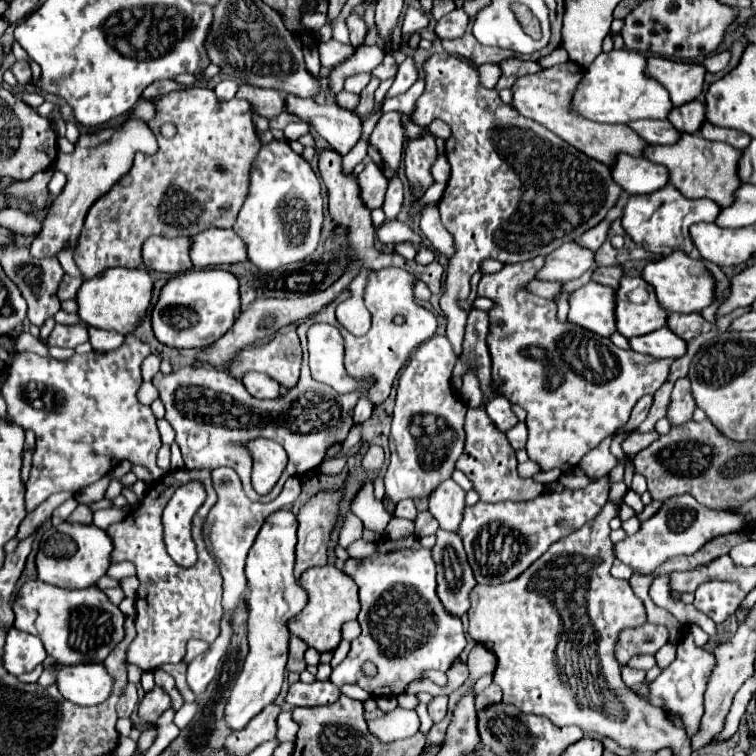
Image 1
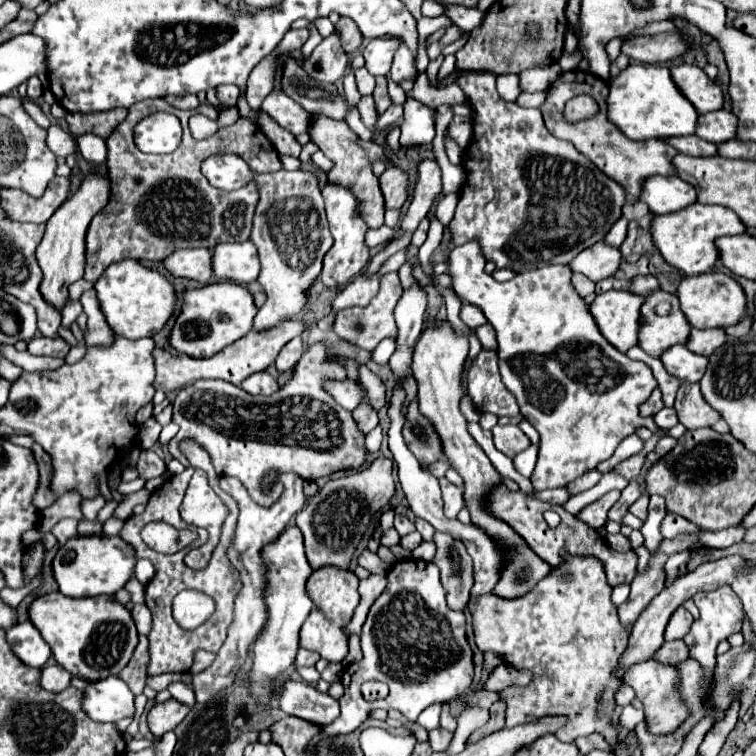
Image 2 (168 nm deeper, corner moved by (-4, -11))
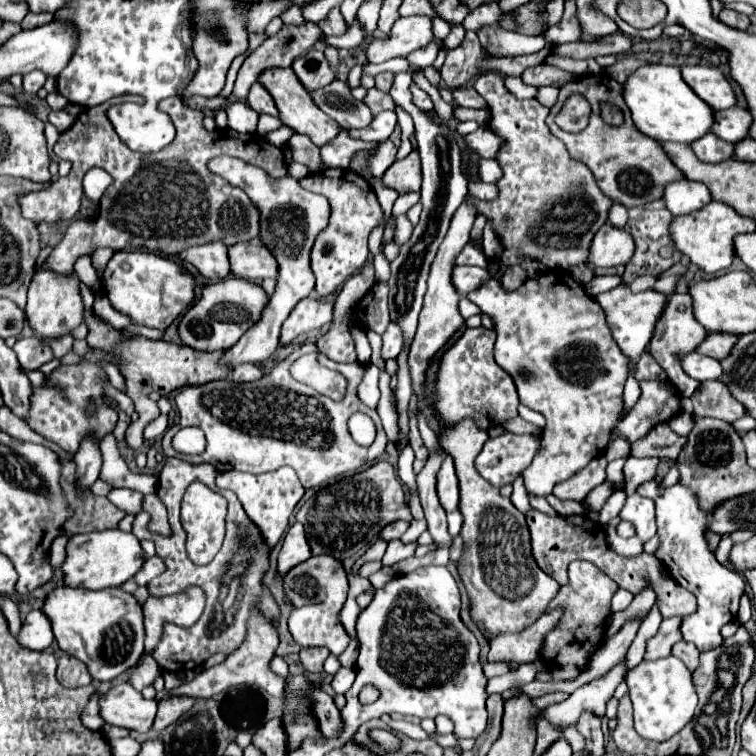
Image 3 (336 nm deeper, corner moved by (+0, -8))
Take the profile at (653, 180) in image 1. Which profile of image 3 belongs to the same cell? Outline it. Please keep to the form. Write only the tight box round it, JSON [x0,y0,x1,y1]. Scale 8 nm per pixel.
[663,178,713,216]

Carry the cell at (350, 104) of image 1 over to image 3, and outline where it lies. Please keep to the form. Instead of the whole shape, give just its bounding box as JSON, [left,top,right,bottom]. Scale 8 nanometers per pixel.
[365,88,395,114]

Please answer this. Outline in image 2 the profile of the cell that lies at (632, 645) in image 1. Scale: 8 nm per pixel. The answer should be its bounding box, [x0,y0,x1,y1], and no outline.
[653,641,689,665]

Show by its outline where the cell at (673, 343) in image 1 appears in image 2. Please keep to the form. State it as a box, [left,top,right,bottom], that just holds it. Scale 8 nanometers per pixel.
[659,347,707,383]

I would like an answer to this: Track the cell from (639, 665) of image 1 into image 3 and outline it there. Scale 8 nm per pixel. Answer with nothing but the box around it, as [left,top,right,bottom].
[627,656,697,740]

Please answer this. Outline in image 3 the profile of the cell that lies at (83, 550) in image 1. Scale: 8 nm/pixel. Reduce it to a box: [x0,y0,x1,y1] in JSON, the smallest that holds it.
[63,530,145,590]

